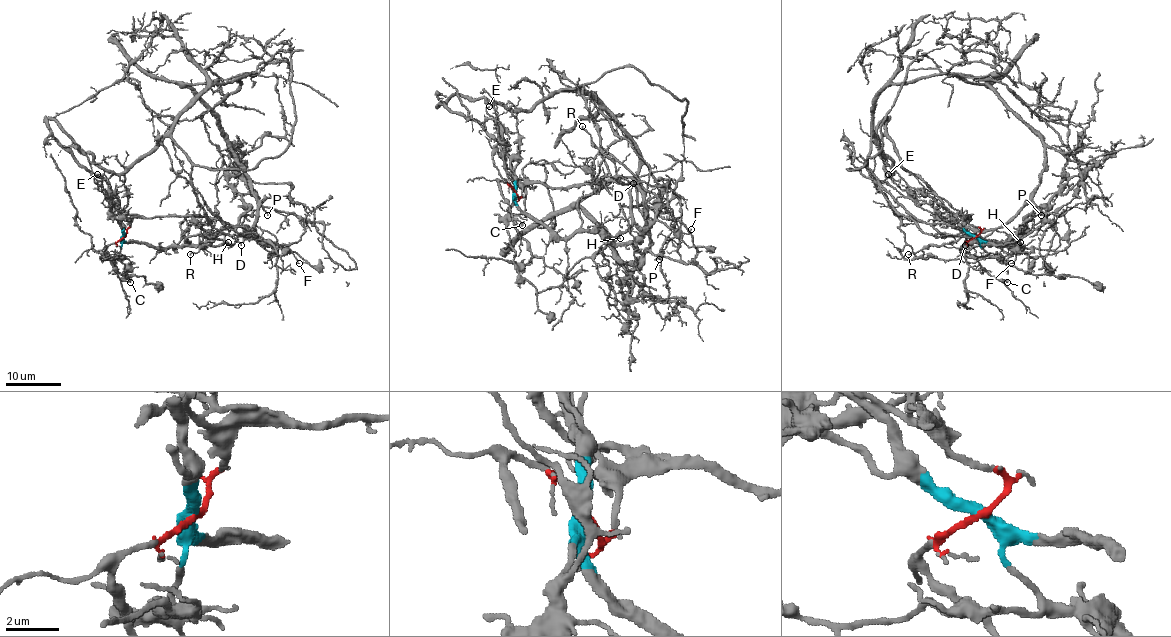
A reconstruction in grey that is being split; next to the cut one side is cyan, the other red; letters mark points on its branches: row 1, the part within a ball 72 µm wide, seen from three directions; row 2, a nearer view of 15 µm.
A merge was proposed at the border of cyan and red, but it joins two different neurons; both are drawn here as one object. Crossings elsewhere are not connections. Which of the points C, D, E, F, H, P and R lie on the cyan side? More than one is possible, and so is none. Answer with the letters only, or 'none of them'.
E, F, H

